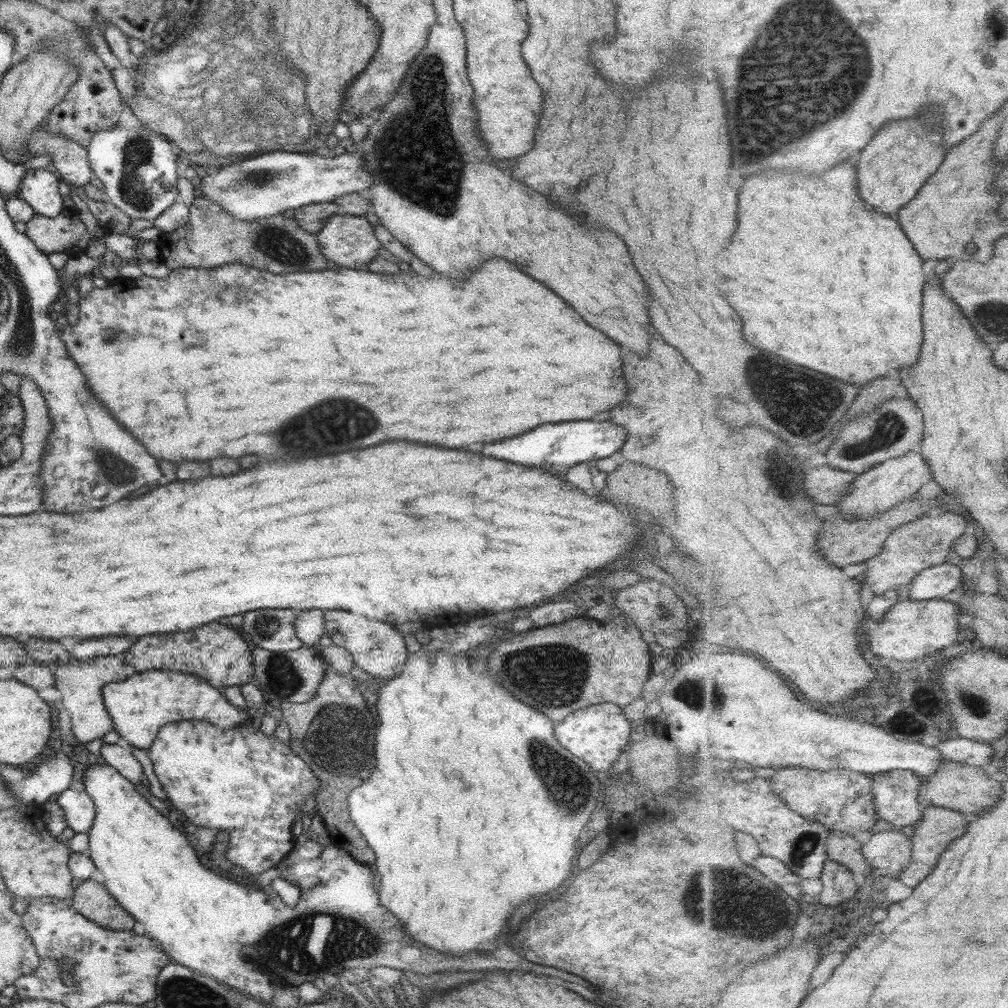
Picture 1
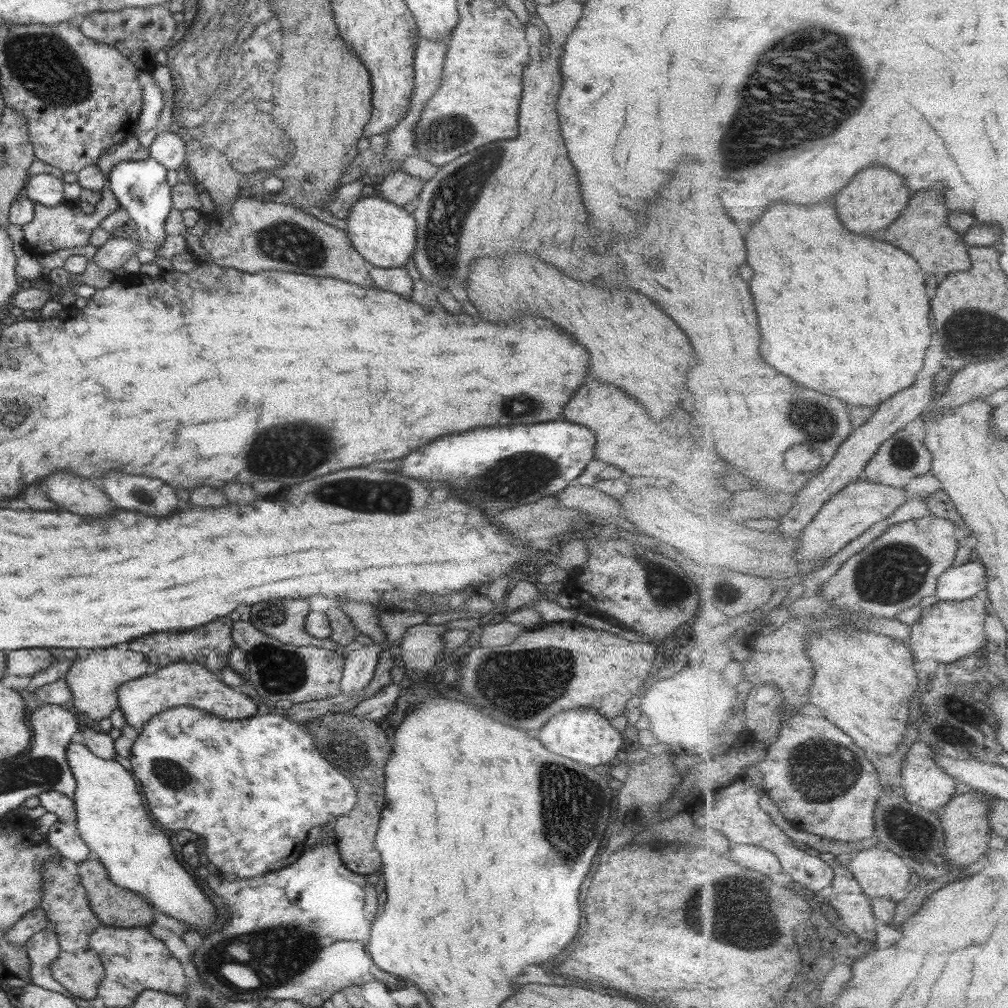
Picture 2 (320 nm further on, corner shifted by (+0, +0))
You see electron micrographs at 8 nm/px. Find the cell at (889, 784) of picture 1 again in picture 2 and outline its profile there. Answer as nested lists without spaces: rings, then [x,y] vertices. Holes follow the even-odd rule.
[[[921,740],[917,744],[912,744],[907,758],[903,761],[901,770],[901,785],[905,789],[905,797],[914,805],[923,807],[925,810],[940,814],[944,812],[945,806],[955,796],[955,786],[957,782],[943,770],[936,761],[936,750],[928,744],[923,744]]]

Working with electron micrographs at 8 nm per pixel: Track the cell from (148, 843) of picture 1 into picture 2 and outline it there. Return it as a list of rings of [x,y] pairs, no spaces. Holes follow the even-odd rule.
[[[79,743],[67,744],[65,760],[76,783],[72,800],[77,835],[95,852],[111,882],[141,895],[152,909],[182,922],[185,929],[211,928],[215,922],[213,906],[177,864],[167,836],[153,826],[129,771],[113,759],[97,758]]]

